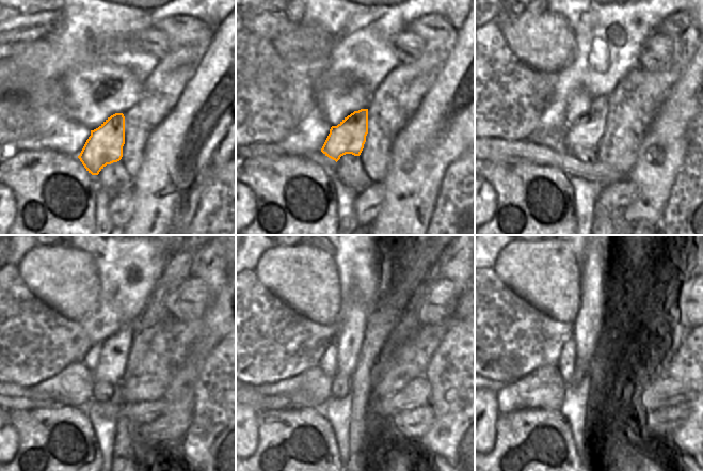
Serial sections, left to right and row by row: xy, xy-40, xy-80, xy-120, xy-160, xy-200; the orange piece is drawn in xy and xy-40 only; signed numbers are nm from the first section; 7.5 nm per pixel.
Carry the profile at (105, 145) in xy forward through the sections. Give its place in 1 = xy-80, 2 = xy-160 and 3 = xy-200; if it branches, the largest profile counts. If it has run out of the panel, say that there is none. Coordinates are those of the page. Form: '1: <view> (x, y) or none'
1: xy-80 (588, 130)
2: xy-160 (350, 336)
3: xy-200 (589, 327)

